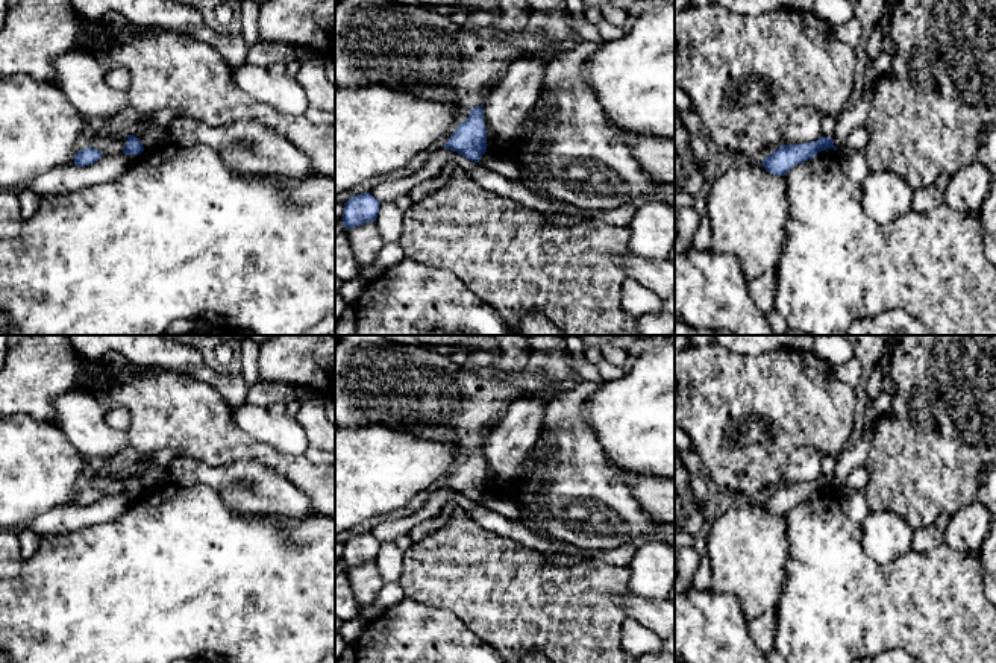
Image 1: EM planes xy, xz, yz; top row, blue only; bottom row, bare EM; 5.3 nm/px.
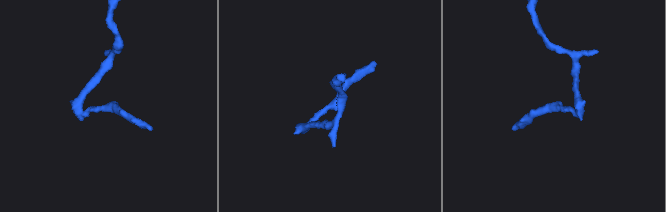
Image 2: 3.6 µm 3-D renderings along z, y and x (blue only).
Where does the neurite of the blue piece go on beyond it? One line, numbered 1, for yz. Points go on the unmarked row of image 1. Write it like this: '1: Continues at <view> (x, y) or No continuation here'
1: No continuation here

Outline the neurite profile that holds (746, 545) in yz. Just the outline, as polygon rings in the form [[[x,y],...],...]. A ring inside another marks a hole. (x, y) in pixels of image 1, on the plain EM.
[[[741,499],[717,510],[705,534],[709,590],[737,596],[747,622],[775,608],[785,581],[784,516]]]

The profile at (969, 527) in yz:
[[[979,501],[957,511],[943,531],[946,546],[967,554],[979,554],[991,528],[991,514]]]

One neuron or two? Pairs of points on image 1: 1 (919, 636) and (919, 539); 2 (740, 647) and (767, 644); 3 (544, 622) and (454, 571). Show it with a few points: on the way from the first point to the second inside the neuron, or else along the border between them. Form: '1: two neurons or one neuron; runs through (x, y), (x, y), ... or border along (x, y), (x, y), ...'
1: two neurons; border along (943, 543), (927, 551), (913, 551)
2: two neurons; border along (746, 622), (748, 633), (758, 647)
3: one neuron; runs through (522, 603), (476, 574)

